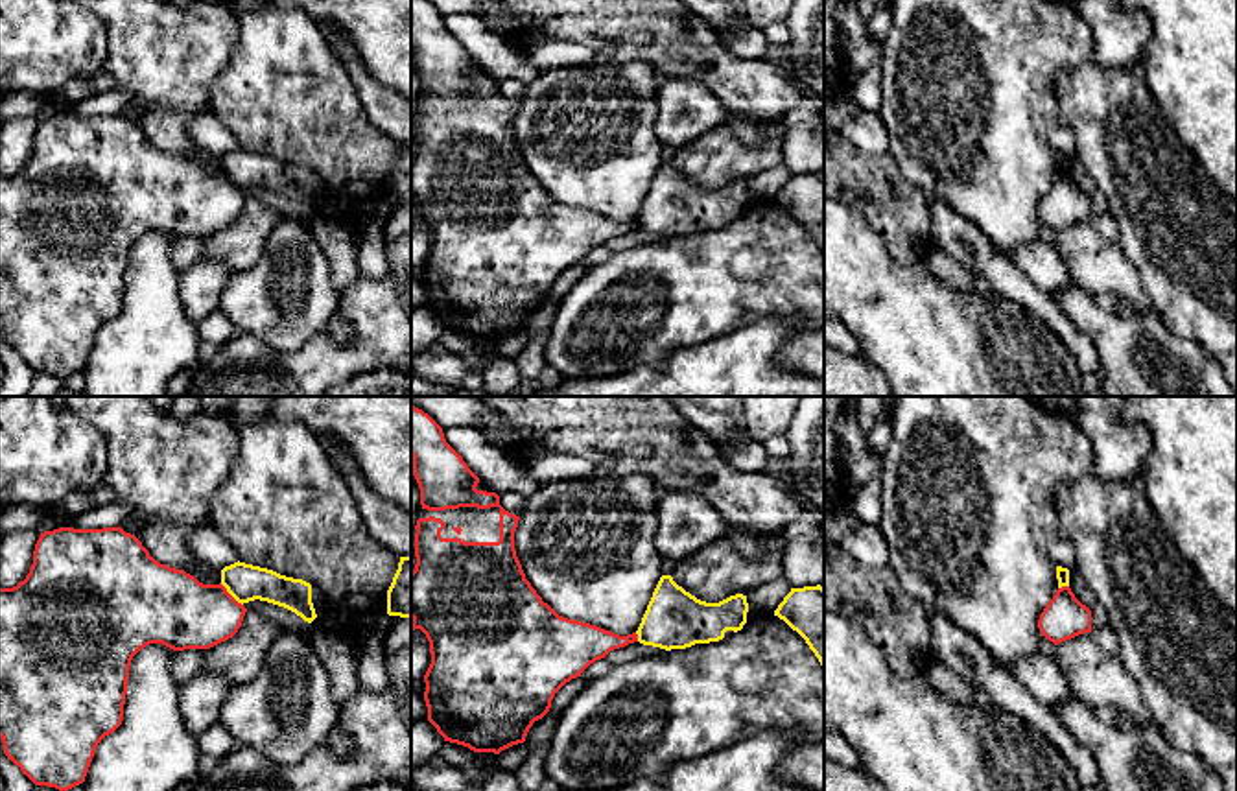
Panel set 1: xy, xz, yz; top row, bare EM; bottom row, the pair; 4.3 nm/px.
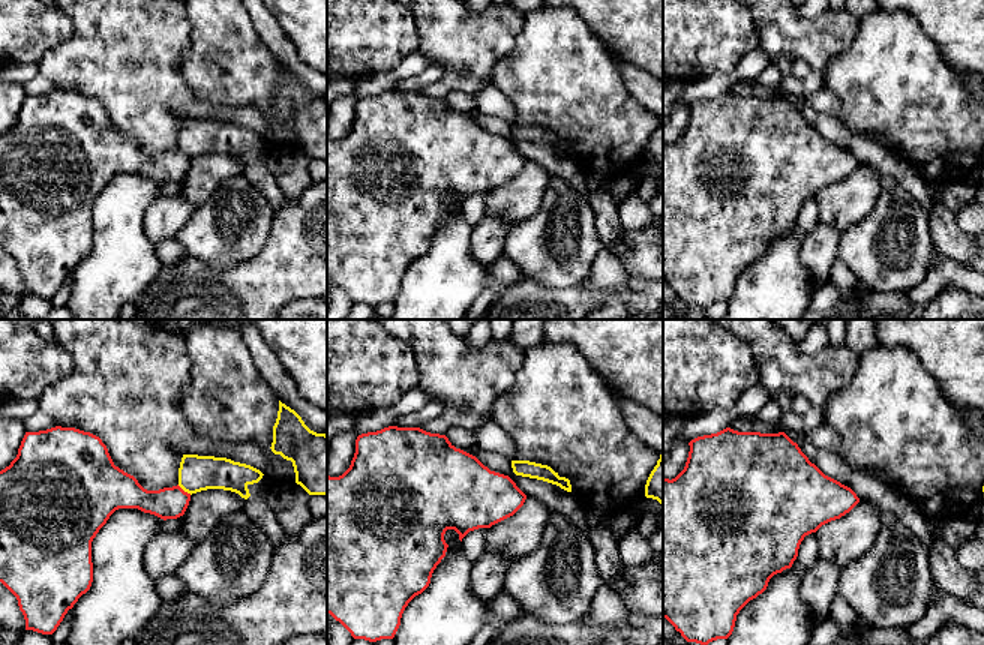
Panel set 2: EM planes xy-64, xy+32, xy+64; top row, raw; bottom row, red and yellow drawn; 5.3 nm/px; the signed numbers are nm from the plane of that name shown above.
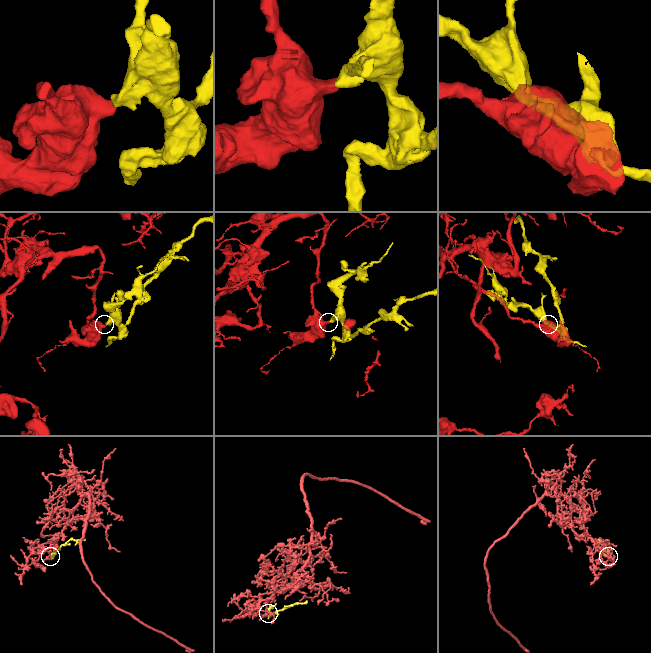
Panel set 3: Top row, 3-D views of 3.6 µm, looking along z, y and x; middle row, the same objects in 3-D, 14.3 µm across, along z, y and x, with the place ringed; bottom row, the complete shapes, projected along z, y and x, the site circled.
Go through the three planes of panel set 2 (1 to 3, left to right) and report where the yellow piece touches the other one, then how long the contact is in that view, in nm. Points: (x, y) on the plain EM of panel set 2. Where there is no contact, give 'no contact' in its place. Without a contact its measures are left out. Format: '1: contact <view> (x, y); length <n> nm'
1: contact xy-64 (183, 155); length 90 nm
2: no contact
3: no contact

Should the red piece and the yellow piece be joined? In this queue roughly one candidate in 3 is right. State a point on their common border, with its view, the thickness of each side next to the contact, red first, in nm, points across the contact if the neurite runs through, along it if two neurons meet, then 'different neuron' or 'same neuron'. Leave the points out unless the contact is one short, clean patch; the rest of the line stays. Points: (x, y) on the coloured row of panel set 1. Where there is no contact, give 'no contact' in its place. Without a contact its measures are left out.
xy (229, 594) | 320/160 nm | along xy (220, 583), (242, 605) | different neuron

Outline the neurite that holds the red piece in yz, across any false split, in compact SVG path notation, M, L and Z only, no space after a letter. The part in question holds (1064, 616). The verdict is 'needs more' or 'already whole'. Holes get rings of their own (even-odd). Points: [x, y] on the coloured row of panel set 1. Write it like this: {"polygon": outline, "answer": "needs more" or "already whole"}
{"polygon": "M1062 586L1040 614L1038 627L1042 636L1058 645L1091 632L1091 610L1075 597L1069 586Z", "answer": "already whole"}

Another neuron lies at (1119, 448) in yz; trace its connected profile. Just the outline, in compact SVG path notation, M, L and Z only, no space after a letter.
M1078 396L1077 411L1067 415L1093 450L1095 476L1104 481L1141 481L1150 450L1149 430L1123 419L1123 396Z

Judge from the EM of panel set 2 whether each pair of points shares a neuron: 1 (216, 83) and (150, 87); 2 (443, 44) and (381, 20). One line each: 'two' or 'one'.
1: two
2: two

